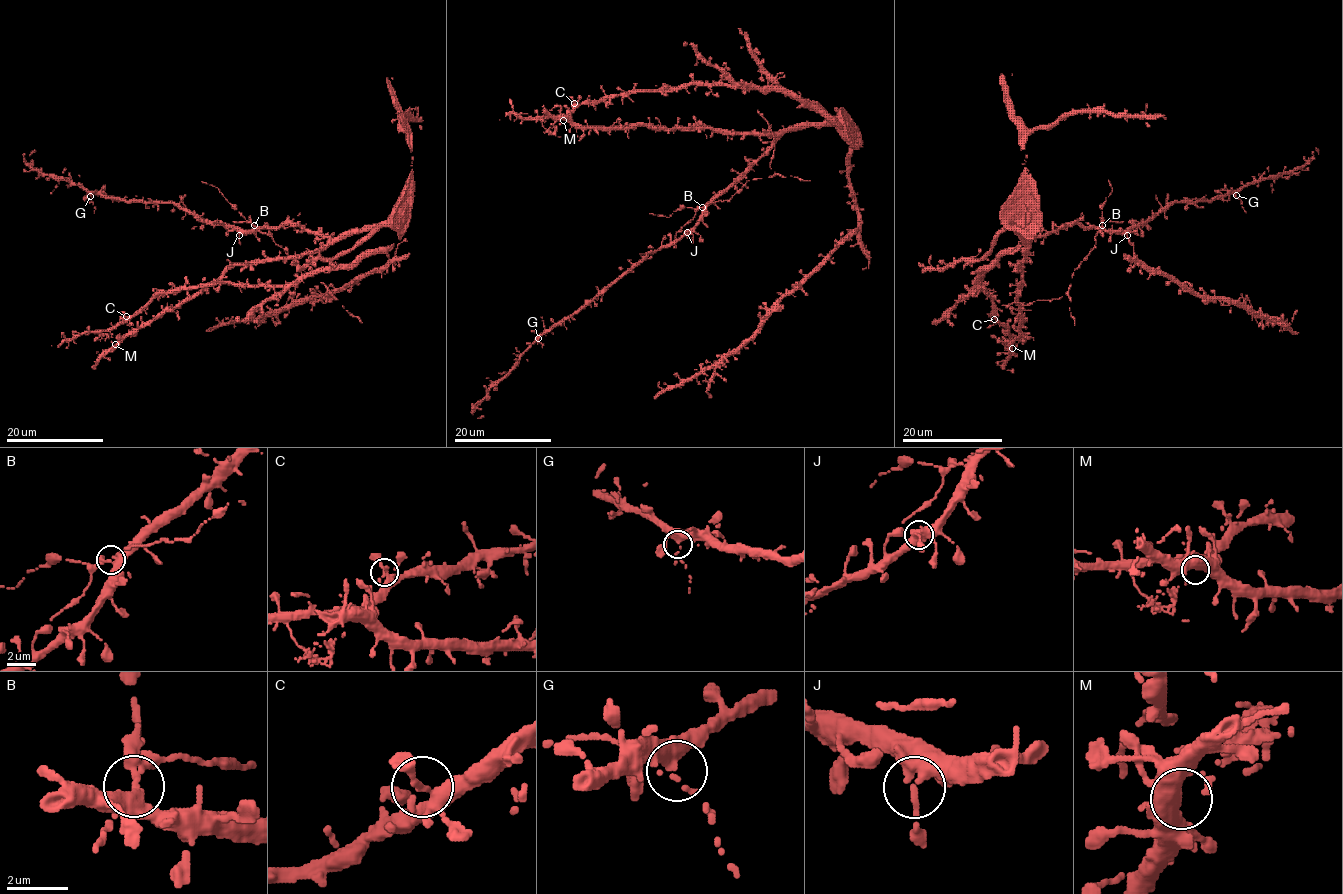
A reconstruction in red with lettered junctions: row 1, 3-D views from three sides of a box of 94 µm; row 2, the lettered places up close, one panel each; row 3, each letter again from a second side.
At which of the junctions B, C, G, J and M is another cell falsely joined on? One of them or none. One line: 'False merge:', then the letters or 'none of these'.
False merge: none of these

